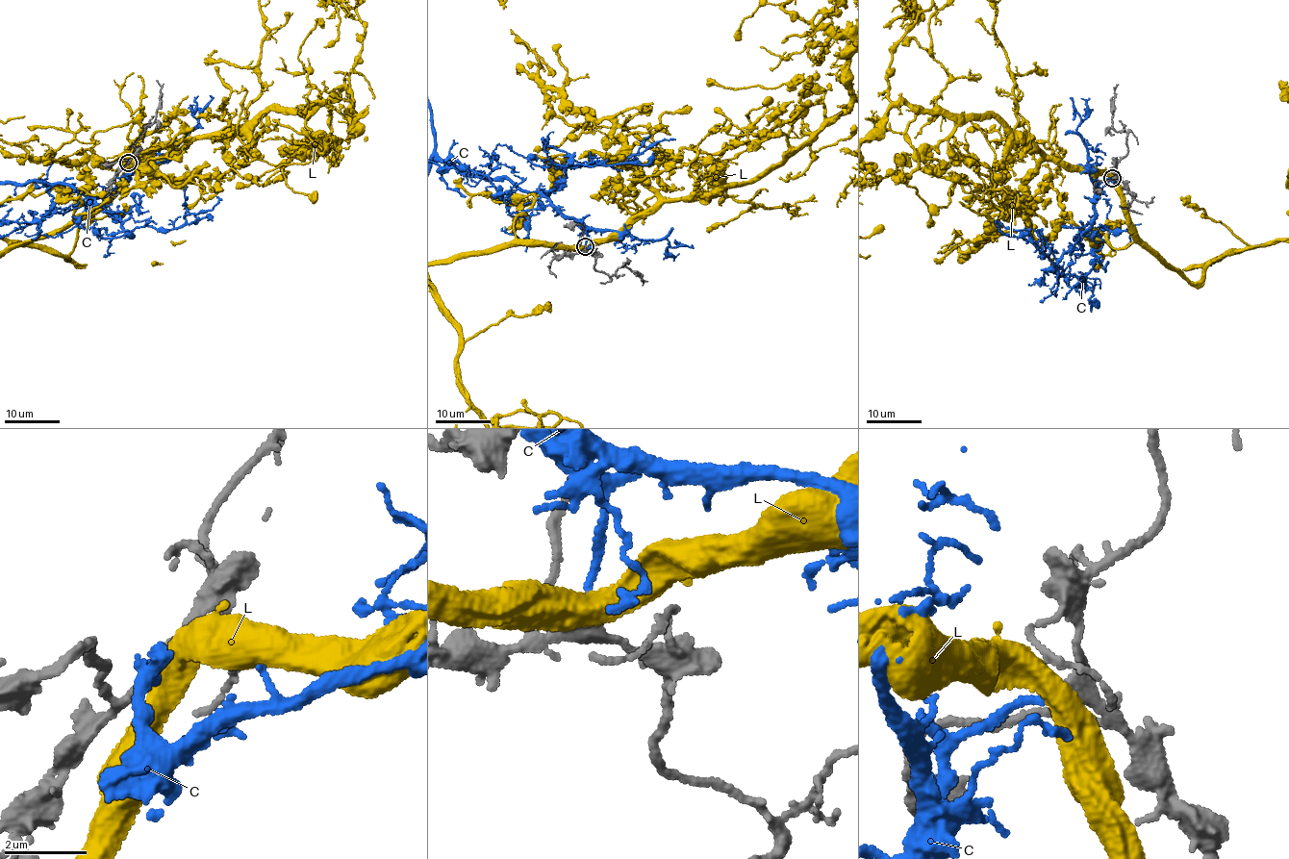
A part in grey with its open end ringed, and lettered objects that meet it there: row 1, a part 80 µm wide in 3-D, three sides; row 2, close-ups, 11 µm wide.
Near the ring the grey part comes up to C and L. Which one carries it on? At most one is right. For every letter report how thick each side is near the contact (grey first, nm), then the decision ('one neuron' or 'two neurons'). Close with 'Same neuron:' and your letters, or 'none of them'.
C: 220 nm thick on the grey side, 190 nm on the other; one neuron
L: 240 nm thick on the grey side, 550 nm on the other; two neurons
Same neuron: C

